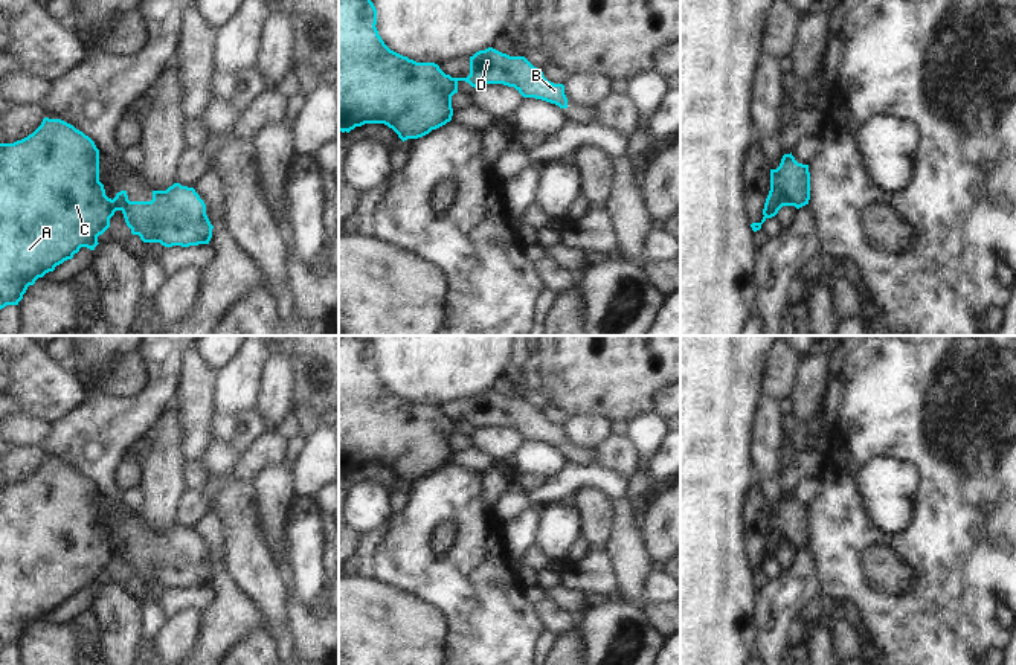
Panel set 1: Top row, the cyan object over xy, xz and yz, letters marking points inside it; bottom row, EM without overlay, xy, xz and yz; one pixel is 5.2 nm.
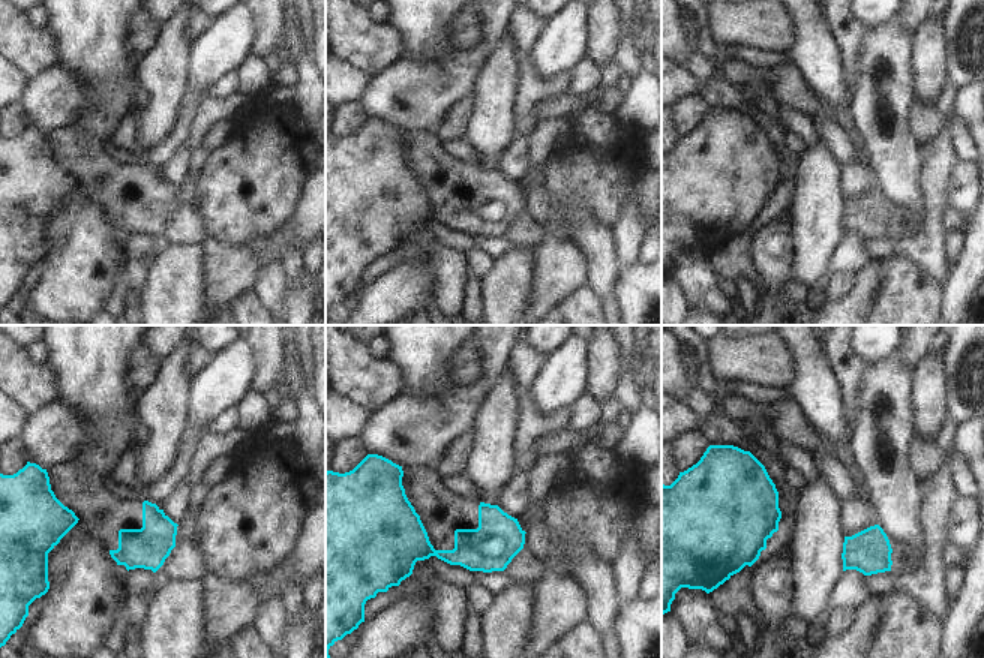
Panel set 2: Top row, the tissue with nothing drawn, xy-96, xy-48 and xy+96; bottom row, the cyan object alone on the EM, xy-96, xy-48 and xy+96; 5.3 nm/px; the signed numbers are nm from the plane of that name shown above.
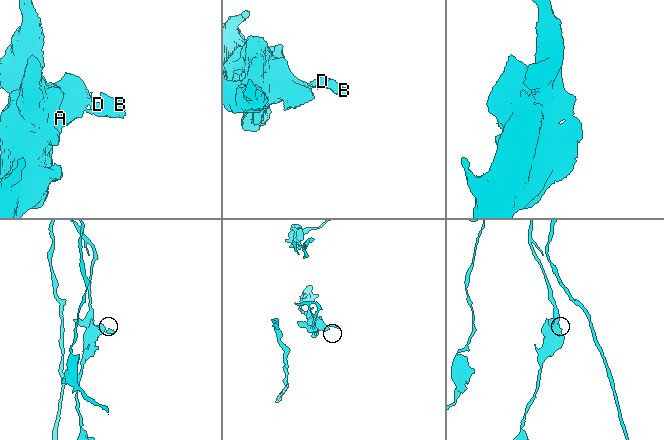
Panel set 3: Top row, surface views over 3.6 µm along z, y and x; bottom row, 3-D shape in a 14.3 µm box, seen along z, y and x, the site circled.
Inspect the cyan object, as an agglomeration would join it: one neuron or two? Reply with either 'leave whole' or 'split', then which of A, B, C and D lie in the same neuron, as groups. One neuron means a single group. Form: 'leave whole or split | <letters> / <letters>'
split | A C / B D

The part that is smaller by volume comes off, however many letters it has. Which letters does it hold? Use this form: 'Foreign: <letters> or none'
Foreign: B, D

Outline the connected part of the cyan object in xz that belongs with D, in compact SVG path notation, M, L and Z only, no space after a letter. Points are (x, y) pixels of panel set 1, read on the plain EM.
M493 389L470 398L470 416L455 421L465 422L474 430L503 426L514 429L523 439L535 439L567 450L563 426L548 422L542 410L534 409L525 398L510 398Z

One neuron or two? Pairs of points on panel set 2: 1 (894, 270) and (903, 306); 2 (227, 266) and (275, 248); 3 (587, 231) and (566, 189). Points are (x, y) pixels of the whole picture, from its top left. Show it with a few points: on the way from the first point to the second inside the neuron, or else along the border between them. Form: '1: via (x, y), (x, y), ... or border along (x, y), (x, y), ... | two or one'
1: via (902, 279), (903, 297) | one
2: via (239, 266), (246, 261), (263, 260) | one
3: border along (563, 222), (570, 210), (587, 210), (606, 228) | two

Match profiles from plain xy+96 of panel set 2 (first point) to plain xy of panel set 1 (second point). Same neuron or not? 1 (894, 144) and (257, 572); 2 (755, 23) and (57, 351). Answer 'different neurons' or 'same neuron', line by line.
1: same neuron
2: different neurons

